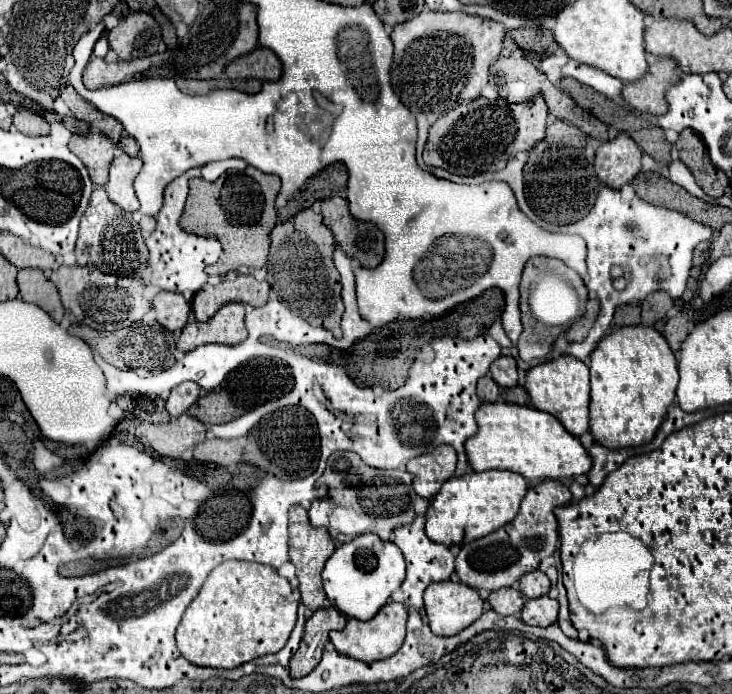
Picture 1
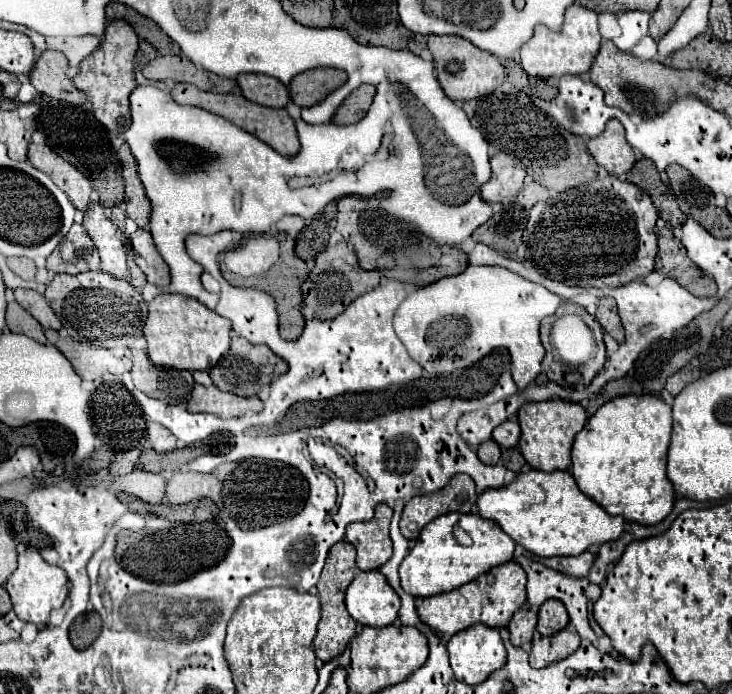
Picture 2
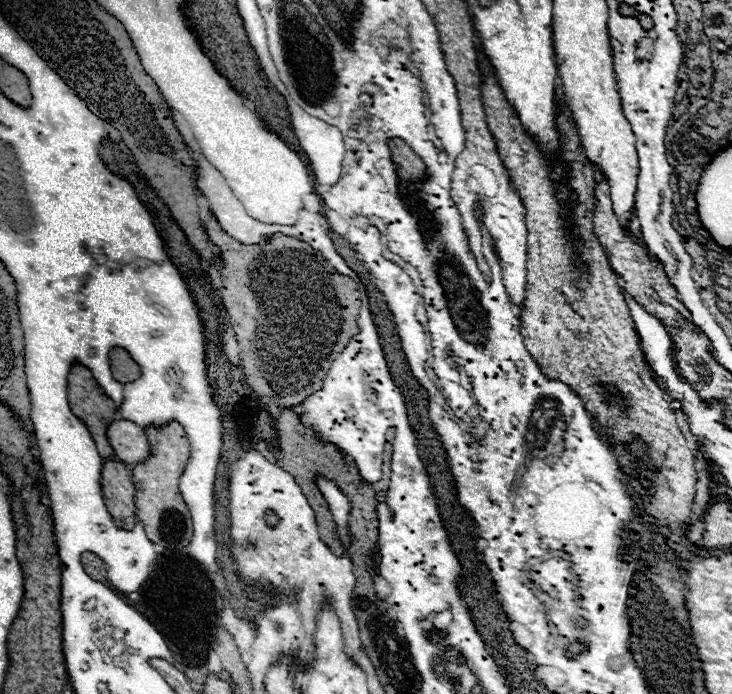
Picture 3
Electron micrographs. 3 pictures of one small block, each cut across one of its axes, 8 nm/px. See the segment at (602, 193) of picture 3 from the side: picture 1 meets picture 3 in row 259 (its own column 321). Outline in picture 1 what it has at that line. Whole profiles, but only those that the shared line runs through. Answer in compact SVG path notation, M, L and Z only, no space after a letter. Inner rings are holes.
M334 606L316 610L306 620L300 648L290 660L290 676L302 678L308 672L312 672L314 666L320 662L322 650L328 642L328 632L330 630L342 630L344 626L346 626L346 616L340 614Z

